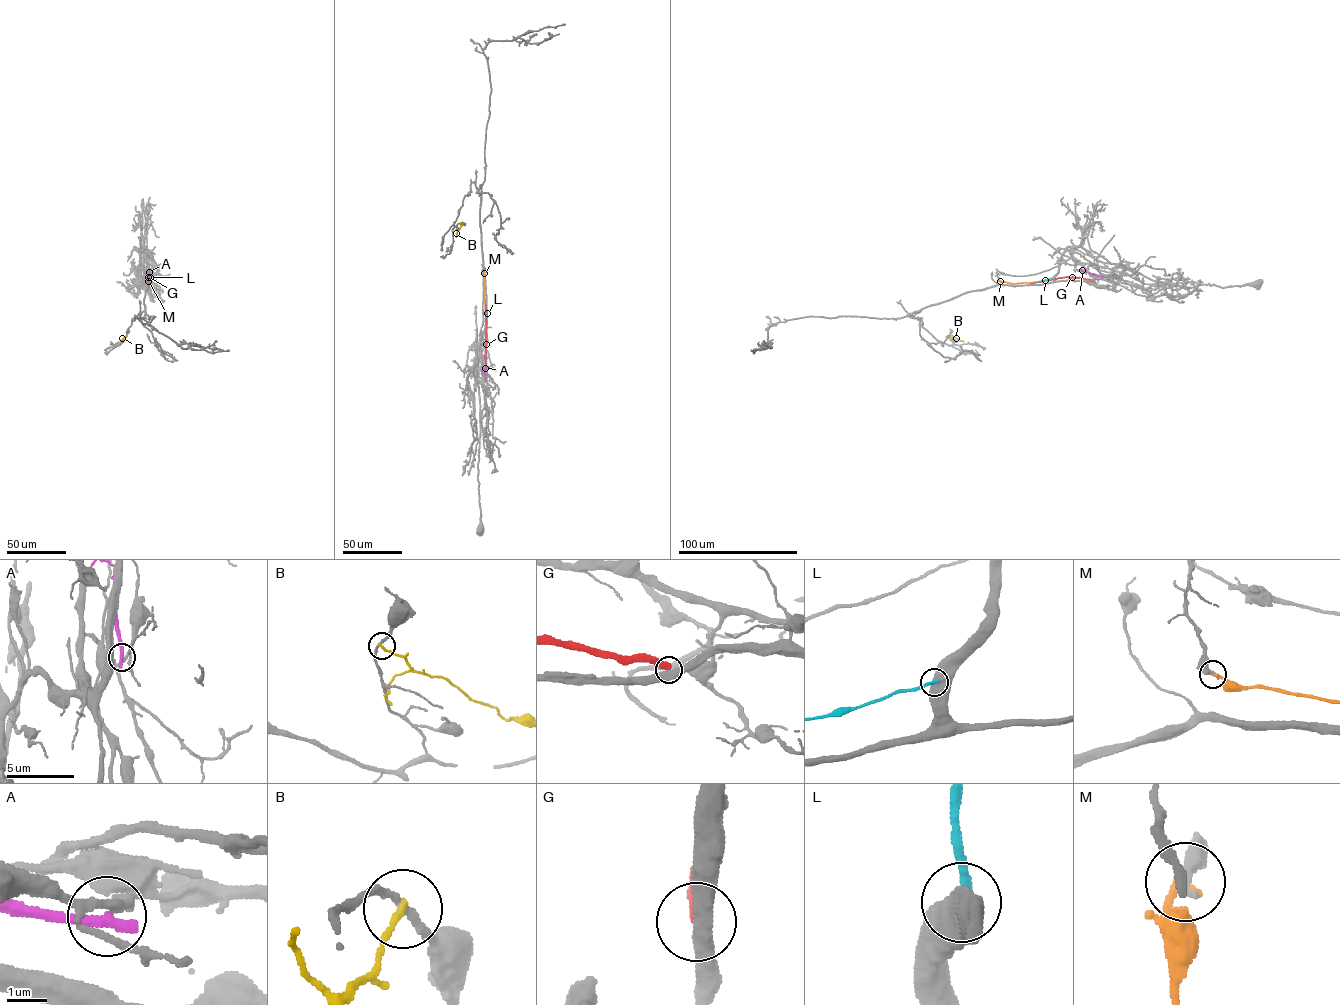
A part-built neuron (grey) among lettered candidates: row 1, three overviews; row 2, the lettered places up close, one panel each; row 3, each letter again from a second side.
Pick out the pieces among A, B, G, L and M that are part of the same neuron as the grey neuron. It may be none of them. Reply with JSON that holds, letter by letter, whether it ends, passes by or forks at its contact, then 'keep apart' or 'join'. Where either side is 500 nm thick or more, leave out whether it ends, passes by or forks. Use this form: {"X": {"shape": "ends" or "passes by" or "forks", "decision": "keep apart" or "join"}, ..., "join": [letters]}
{"A": {"shape": "ends", "decision": "keep apart"}, "B": {"shape": "ends", "decision": "keep apart"}, "G": {"shape": "ends", "decision": "keep apart"}, "L": {"decision": "keep apart"}, "M": {"shape": "ends", "decision": "keep apart"}, "join": []}

